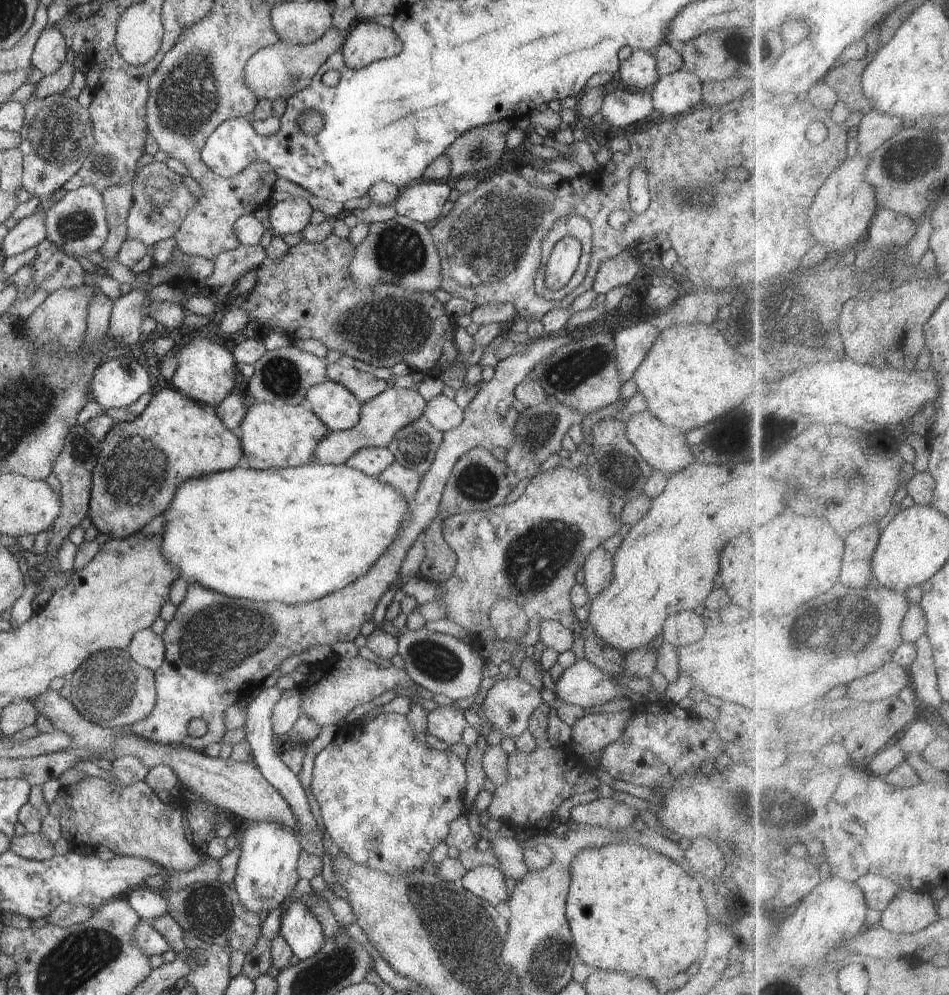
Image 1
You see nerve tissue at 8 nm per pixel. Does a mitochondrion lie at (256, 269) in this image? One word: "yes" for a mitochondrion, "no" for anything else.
no

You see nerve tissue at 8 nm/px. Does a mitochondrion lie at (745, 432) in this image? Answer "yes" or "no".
yes

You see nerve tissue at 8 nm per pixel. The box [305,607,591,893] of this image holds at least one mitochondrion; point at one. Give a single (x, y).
(440, 663)

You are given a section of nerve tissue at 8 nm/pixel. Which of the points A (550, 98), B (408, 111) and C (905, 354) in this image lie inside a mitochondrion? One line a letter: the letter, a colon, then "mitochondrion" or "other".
A: other
B: mitochondrion
C: other

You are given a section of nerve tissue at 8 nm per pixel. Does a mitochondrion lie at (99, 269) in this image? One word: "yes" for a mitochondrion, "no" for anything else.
no

